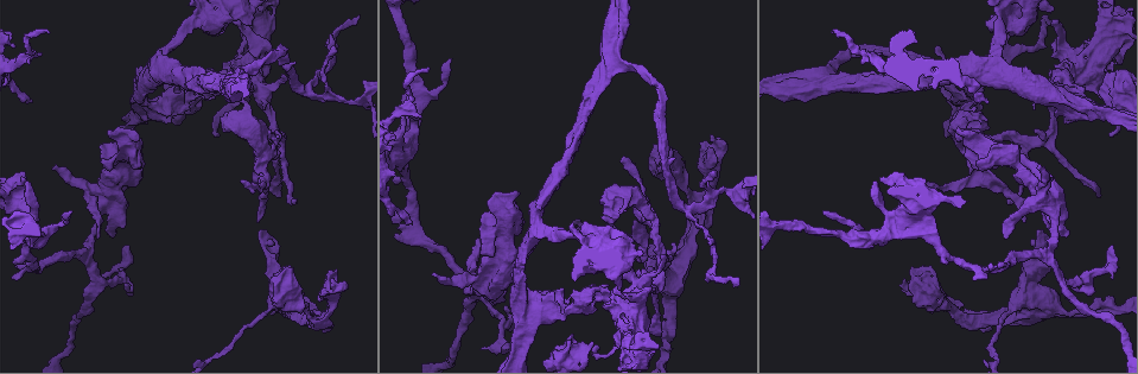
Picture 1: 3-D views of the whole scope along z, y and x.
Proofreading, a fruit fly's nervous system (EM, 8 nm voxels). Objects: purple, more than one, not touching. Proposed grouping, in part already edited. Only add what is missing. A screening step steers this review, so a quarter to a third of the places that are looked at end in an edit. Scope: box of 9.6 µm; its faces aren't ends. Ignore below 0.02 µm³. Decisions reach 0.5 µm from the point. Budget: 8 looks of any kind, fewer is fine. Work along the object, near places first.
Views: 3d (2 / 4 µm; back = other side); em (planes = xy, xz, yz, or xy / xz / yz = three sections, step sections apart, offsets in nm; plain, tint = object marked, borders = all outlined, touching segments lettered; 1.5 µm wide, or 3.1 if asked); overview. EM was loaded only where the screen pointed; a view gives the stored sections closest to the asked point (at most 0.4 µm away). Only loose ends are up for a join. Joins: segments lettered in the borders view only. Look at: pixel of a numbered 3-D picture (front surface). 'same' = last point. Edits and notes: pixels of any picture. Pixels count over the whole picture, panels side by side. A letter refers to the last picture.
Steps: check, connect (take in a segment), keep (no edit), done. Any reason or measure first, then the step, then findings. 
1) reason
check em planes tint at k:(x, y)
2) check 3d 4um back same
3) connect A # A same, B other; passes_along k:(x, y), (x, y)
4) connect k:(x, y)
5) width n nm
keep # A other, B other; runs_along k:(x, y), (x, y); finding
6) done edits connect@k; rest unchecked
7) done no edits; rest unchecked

check em planes tint at 1:(933, 270)

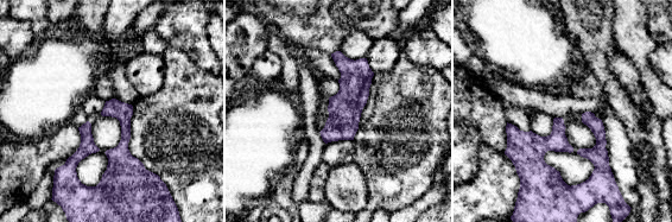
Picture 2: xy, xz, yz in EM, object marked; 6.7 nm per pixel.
what lies round it
check em planes borders same

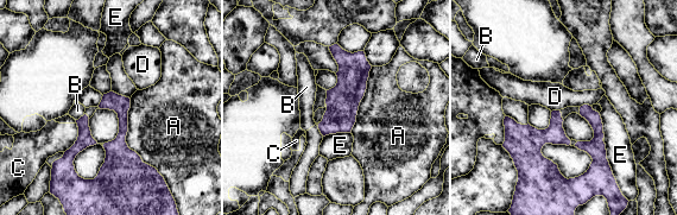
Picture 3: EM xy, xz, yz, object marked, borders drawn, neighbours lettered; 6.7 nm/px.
longest_contact A 500 nm
keep # A other, B other, C other, D other, E other; no lettered segment goes on from it

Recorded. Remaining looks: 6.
check em xy step 4 tint at 1:(957, 140)

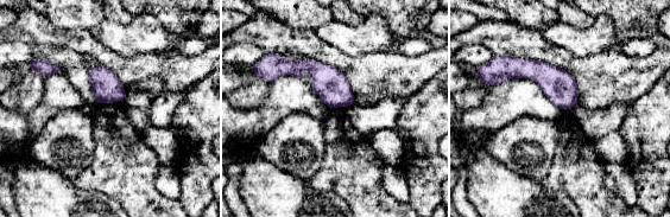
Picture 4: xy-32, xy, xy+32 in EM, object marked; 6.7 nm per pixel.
another direction
check em planes borders same

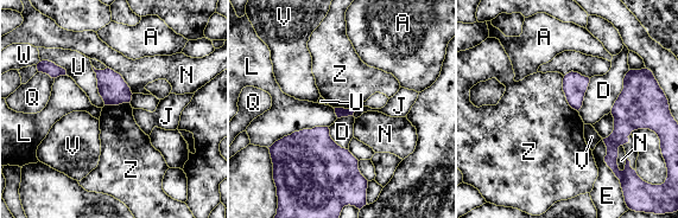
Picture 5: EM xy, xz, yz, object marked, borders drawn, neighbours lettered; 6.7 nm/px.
keep # A other, D other, E other, J other, L other, N other, Q other, U other, V other, W other, Z other; border 5:(563, 76), (565, 100), (577, 111); no lettered segment goes on from it

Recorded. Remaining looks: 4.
an open end
check em xy step 8 borders at 1:(23, 265)

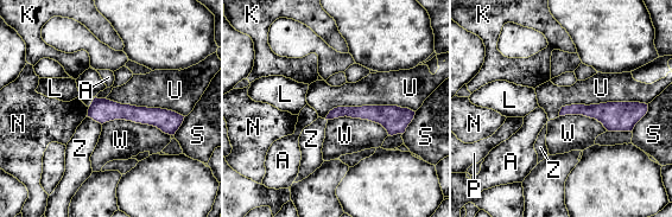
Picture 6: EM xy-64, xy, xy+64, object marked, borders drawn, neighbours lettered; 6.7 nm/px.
cut it another way
check em planes borders same

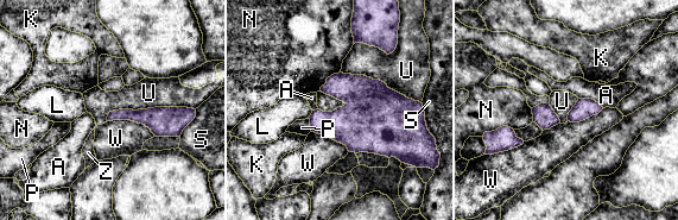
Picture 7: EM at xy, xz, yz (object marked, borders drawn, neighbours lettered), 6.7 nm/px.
keep # A other, K other, L other, N other, P other, S other, U other, W other, Z other; border 7:(194, 110), (113, 110), (106, 120); none of them fits

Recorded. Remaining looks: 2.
done no edits; rest unchecked

